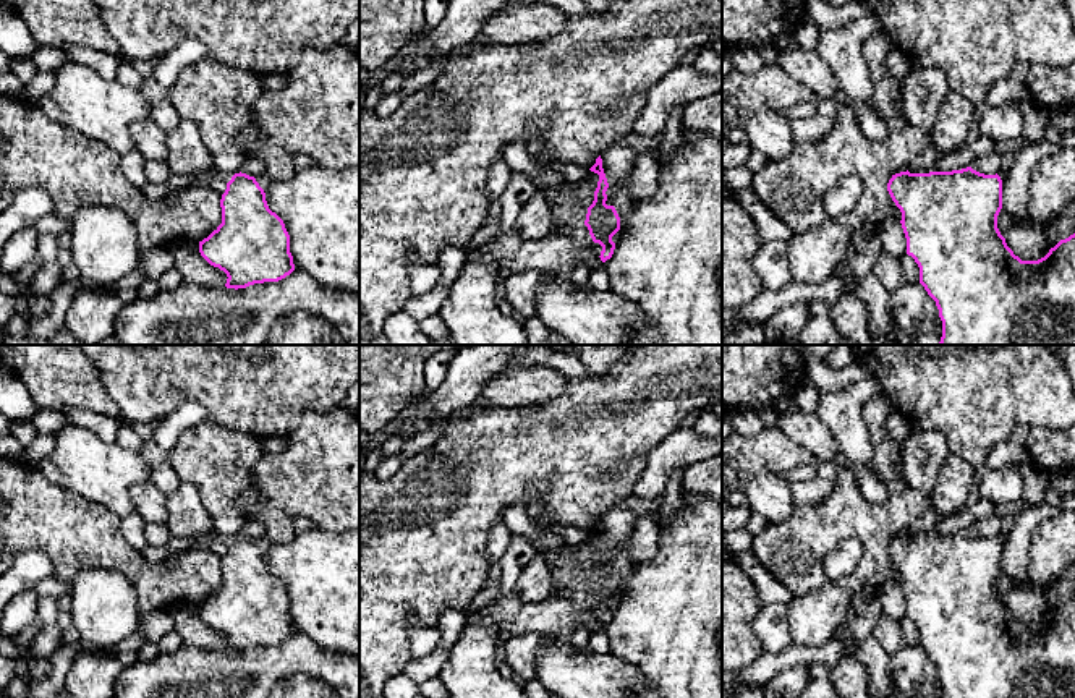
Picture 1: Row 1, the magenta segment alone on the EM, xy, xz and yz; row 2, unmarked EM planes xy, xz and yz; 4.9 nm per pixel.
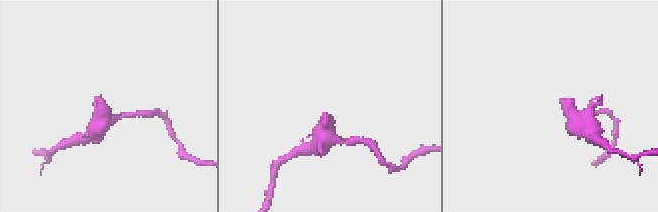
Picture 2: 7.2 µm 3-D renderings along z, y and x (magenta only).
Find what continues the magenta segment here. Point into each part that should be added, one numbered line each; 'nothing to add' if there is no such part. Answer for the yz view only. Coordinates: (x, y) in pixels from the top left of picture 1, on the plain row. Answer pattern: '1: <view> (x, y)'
nothing to add

